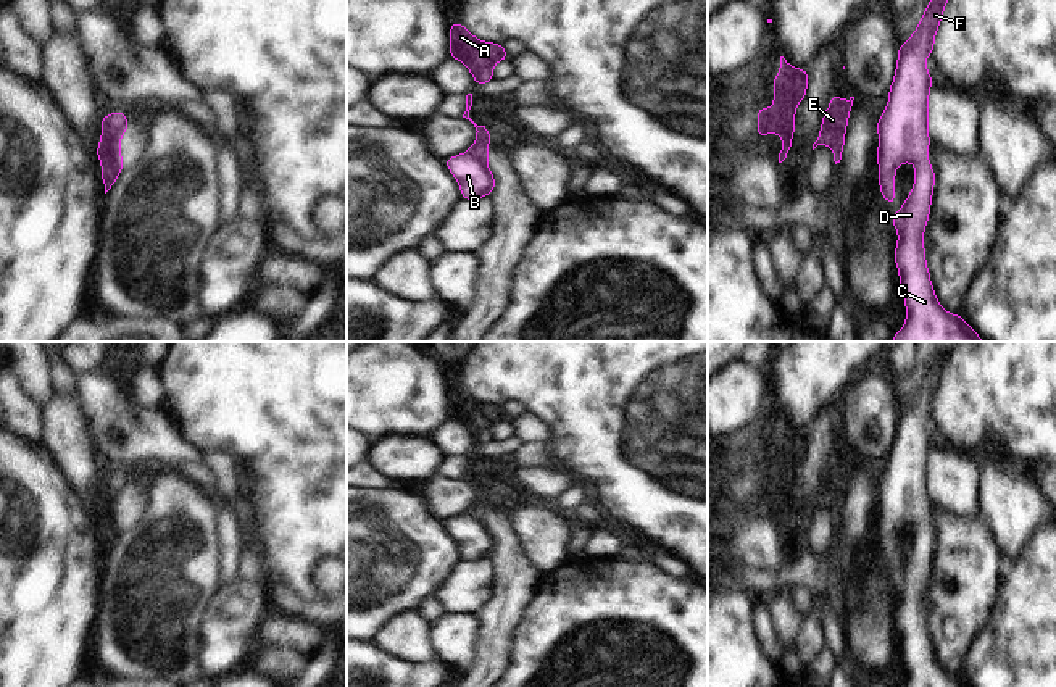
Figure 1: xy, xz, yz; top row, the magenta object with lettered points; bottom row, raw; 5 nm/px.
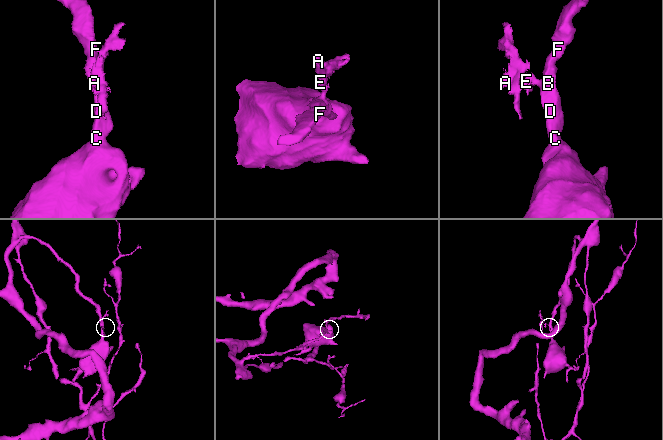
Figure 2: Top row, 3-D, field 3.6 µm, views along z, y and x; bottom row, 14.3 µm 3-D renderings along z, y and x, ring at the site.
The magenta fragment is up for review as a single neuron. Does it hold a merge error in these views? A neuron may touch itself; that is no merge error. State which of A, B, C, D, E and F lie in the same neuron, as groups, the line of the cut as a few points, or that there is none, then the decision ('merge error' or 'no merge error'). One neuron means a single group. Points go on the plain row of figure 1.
groups A E / B C D F; cut xy (107, 479), (108, 491), (120, 497); merge error

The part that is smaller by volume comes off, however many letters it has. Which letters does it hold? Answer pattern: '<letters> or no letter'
A, E

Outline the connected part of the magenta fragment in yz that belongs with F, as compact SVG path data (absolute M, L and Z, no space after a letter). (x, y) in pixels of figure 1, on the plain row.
M937 345L933 358L925 369L925 374L917 385L916 393L898 408L898 424L895 440L888 453L888 466L880 479L879 492L879 545L885 563L895 566L895 532L900 524L914 524L916 539L914 548L903 564L900 572L895 572L892 581L898 592L898 606L895 610L895 624L900 632L900 648L906 663L906 685L904 687L969 687L962 677L945 672L933 653L930 635L927 631L924 613L924 590L930 574L932 553L935 545L935 532L929 526L929 452L933 439L927 434L925 419L933 414L933 402L938 385L943 377L945 366L950 360L951 350Z

